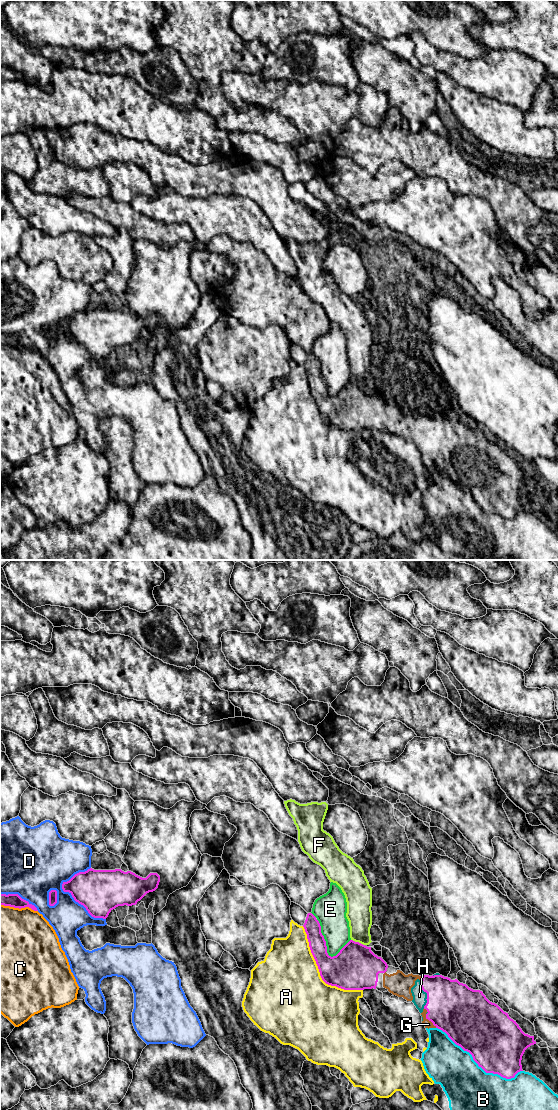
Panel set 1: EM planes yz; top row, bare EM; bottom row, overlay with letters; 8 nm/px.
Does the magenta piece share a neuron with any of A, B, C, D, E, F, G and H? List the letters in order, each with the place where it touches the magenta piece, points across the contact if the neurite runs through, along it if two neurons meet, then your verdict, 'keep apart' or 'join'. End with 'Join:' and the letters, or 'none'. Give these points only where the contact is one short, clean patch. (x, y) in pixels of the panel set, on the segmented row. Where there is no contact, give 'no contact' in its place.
A: meets magenta in yz at (320, 973); keep apart
B: meets magenta in yz at (478, 1065); keep apart
C: meets magenta in yz at (19, 908); keep apart
D: meets magenta in yz at (80, 903); keep apart
E: meets magenta in yz at (324, 940); keep apart
F: meets magenta in yz at (358, 942); keep apart
G: meets magenta in yz at (430, 1020); join
H: meets magenta in yz at (427, 994); join
Join: G, H

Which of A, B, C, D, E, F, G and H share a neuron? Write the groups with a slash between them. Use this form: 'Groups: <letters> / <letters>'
Groups: A / B / C / D / E / F / G H

